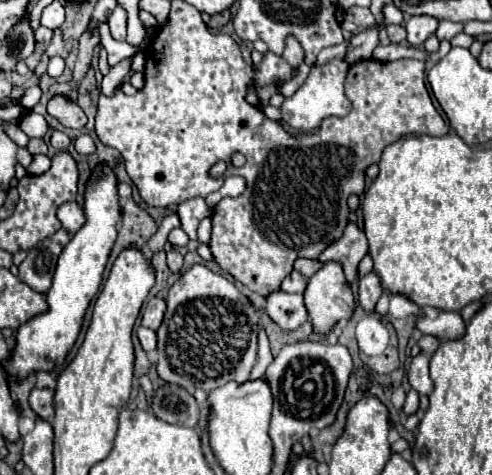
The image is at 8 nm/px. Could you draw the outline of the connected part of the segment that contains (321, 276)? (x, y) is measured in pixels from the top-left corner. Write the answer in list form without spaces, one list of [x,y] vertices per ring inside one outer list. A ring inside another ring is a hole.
[[[329,261],[309,281],[303,293],[313,333],[329,333],[341,319],[351,319],[355,297],[339,263]]]

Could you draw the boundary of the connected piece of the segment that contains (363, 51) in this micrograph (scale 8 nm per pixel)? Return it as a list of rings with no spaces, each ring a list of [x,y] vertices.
[[[371,27],[371,29],[365,29],[361,33],[355,33],[349,37],[349,47],[347,47],[347,55],[345,55],[345,61],[349,65],[357,63],[357,61],[363,61],[363,59],[371,59],[371,53],[373,49],[379,45],[379,39],[377,39],[377,29]]]

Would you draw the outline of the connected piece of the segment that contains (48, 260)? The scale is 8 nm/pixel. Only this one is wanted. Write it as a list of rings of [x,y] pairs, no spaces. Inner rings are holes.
[[[59,229],[55,235],[39,241],[33,249],[27,251],[27,257],[19,265],[19,279],[27,283],[33,291],[45,293],[51,287],[51,279],[55,273],[57,257],[63,247],[71,241],[71,233]]]

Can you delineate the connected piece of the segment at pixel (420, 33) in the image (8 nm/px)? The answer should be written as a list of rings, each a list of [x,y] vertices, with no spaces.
[[[421,15],[421,17],[409,17],[409,21],[405,23],[405,29],[407,29],[407,41],[411,45],[421,45],[429,35],[433,35],[439,27],[439,21],[435,17],[427,17],[427,15]]]

